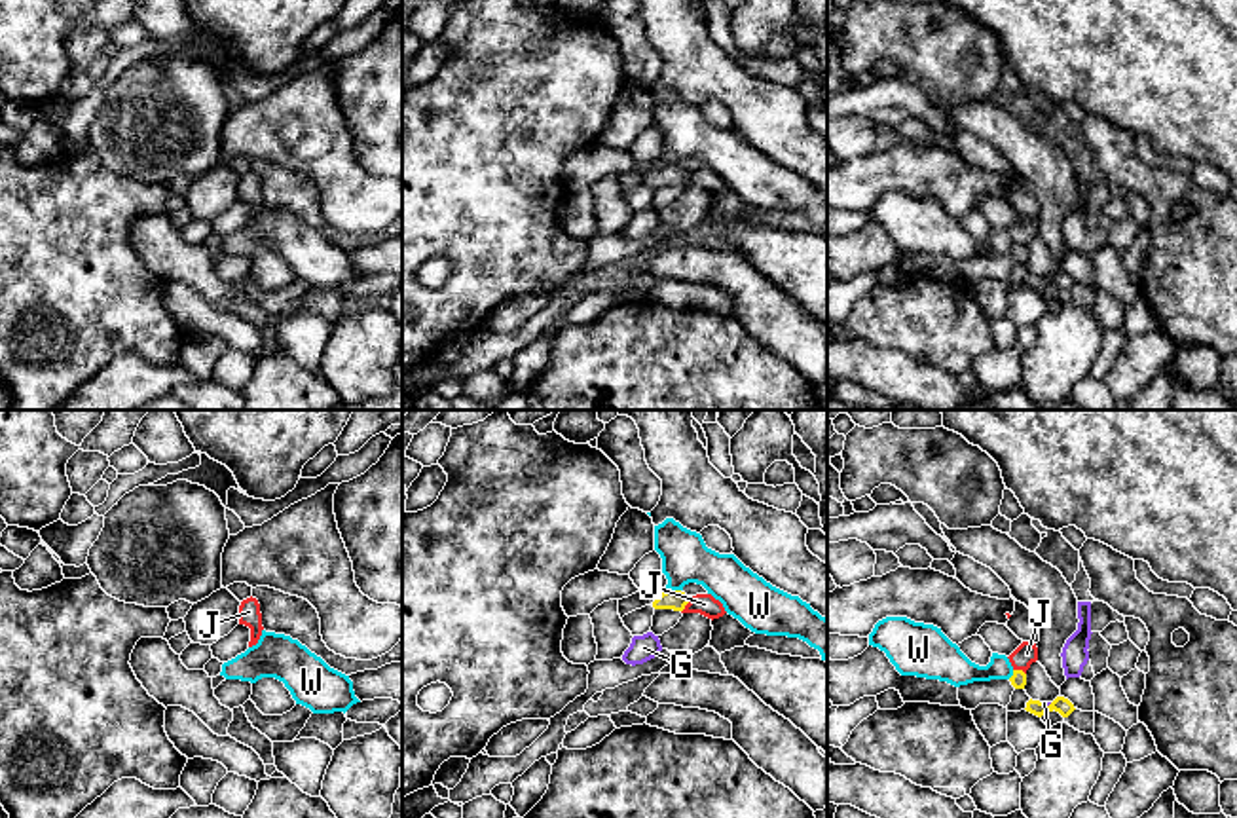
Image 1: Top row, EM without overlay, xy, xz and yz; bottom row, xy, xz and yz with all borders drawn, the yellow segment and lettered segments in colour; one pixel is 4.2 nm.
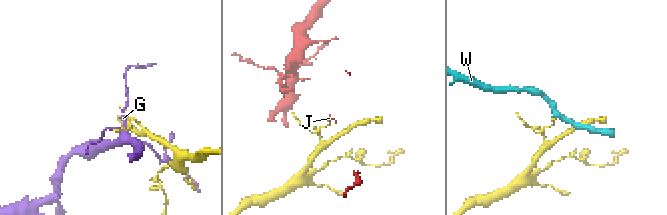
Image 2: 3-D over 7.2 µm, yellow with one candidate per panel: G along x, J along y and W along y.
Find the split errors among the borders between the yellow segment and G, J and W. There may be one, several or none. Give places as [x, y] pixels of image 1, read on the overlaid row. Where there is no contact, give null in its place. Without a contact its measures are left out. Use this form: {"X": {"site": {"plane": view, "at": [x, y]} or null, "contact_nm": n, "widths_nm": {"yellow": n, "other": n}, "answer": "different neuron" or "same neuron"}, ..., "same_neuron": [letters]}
{"G": {"site": {"plane": "yz", "at": [1050, 705]}, "contact_nm": 50, "widths_nm": {"yellow": 70, "other": 20}, "answer": "different neuron"}, "J": {"site": {"plane": "xz", "at": [687, 602]}, "contact_nm": 80, "widths_nm": {"yellow": 90, "other": 90}, "answer": "different neuron"}, "W": {"site": {"plane": "xz", "at": [674, 591]}, "contact_nm": 60, "widths_nm": {"yellow": 90, "other": 200}, "answer": "different neuron"}, "same_neuron": []}

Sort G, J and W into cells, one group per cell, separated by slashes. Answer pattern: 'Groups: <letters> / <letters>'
Groups: G / J / W

